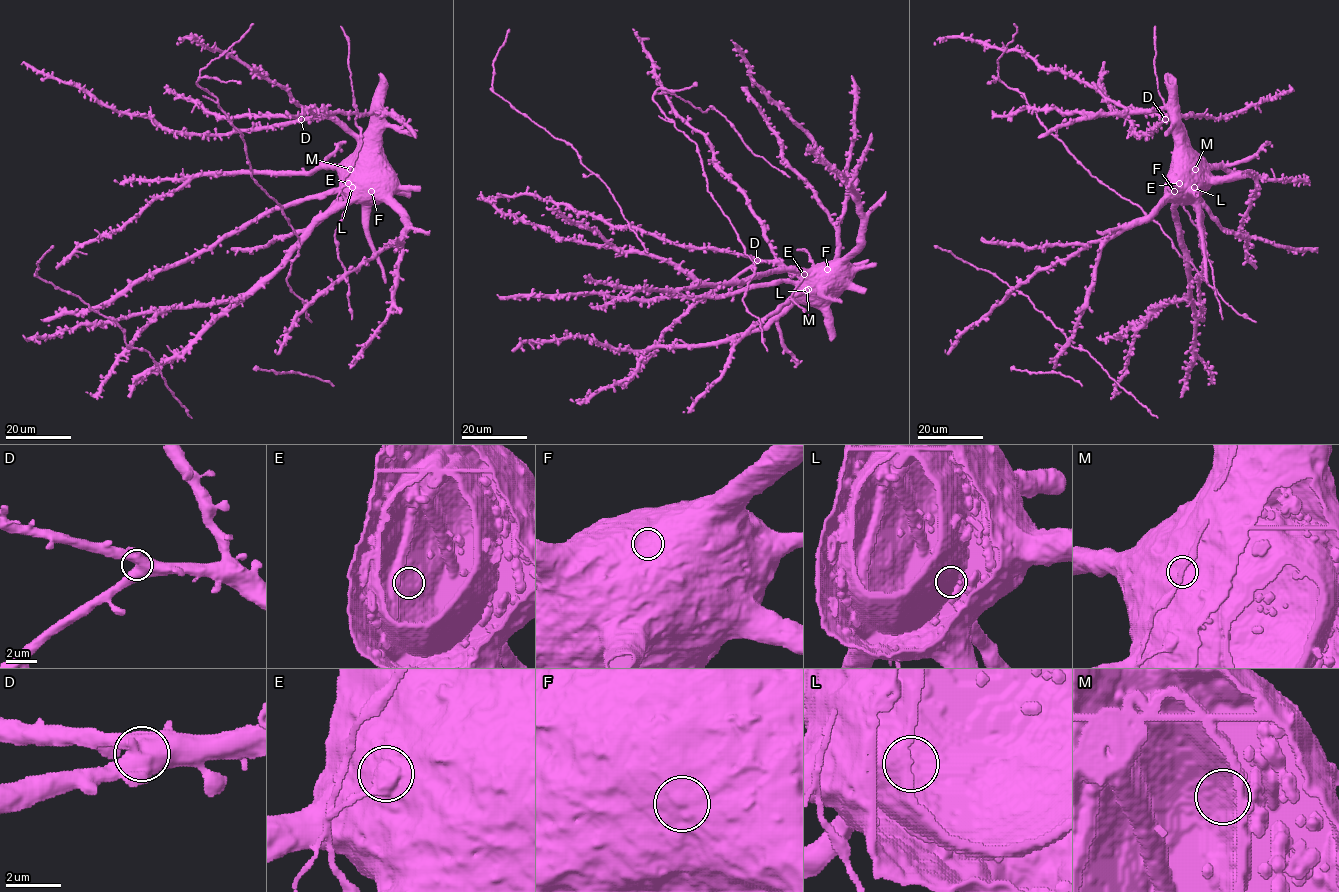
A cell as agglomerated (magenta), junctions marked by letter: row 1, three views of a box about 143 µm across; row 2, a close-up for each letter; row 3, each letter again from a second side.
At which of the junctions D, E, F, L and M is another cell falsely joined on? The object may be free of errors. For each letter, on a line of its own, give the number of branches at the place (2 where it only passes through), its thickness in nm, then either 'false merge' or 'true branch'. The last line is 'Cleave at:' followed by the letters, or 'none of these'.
D: branches 2; calibre 700 nm; true branch
E: branches 2; calibre 800 nm; true branch
F: branches 2; calibre 900 nm; true branch
L: branches 2; calibre 750 nm; true branch
M: branches 2; calibre 750 nm; true branch
Cleave at: none of these

